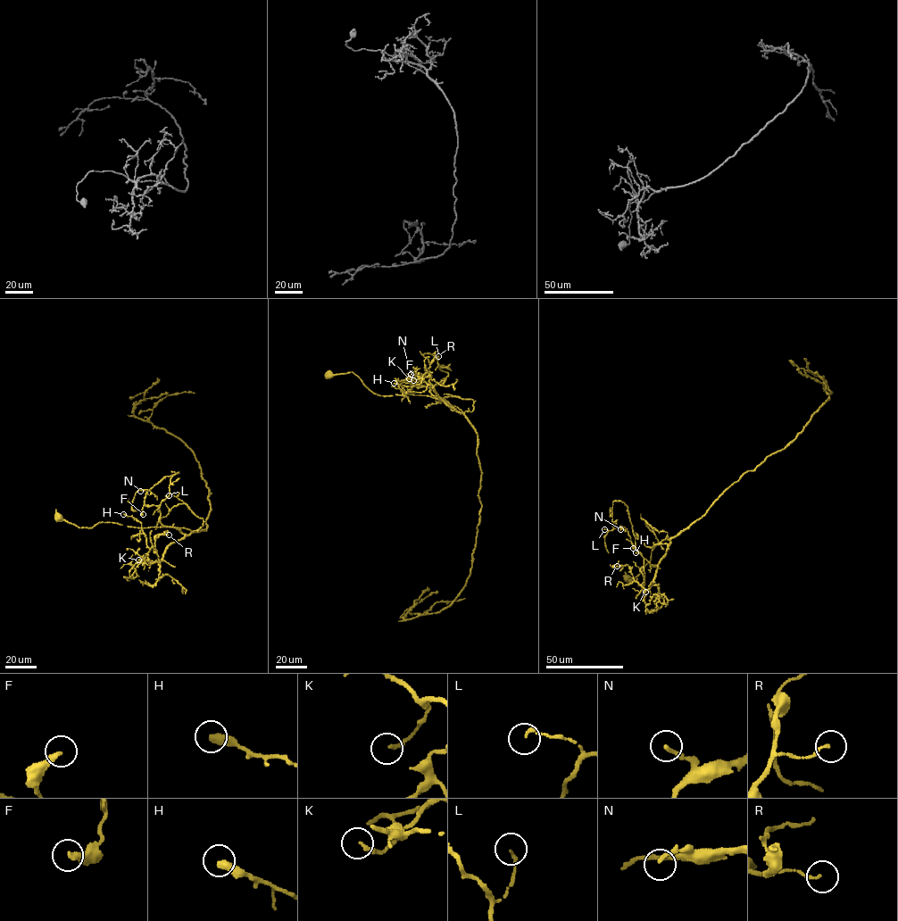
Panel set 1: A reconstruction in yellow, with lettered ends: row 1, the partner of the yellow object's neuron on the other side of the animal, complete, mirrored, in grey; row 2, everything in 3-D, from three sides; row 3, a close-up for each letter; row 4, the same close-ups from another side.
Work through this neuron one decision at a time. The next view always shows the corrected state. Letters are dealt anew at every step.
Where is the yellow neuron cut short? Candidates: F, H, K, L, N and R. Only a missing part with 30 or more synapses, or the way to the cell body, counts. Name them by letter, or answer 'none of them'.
none of them

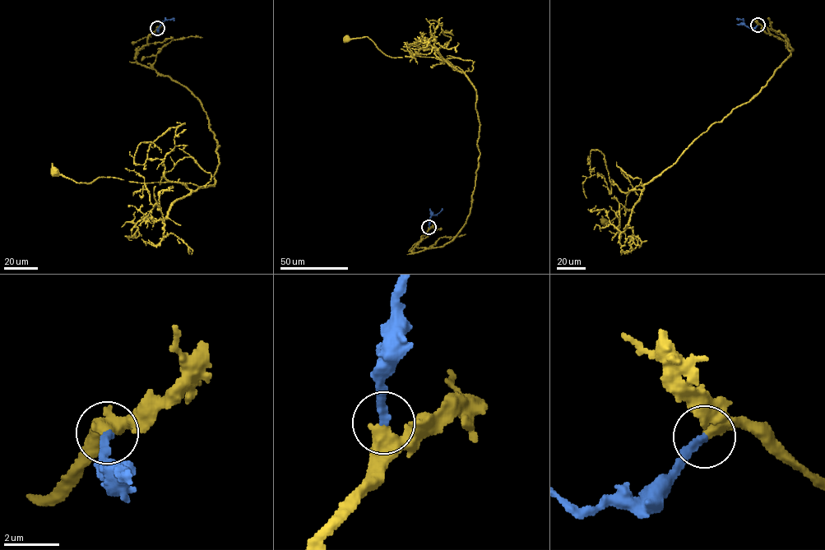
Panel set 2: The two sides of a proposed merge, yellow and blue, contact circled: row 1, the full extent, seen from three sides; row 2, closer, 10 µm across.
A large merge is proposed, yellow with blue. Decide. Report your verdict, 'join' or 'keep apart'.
join

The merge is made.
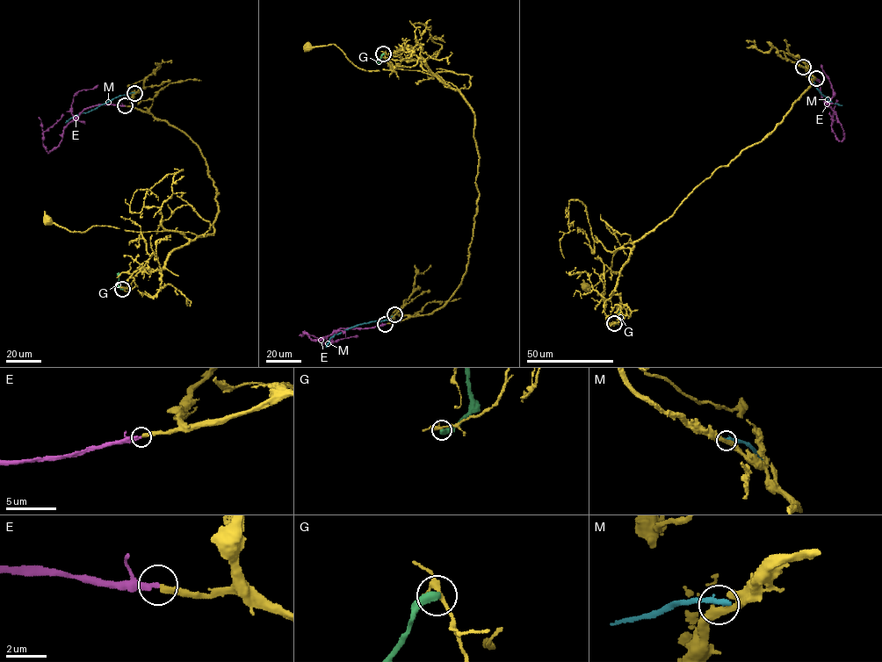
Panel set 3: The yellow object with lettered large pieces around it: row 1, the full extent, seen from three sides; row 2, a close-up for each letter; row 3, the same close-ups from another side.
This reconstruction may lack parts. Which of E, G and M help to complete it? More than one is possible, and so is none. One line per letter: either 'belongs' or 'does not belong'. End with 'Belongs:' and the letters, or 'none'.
E: belongs
G: does not belong
M: does not belong
Belongs: E

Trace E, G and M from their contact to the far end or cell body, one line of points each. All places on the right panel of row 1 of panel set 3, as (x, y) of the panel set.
E: (816, 78), (820, 82), (821, 97), (835, 113), (843, 130), (844, 138), (840, 141), (832, 125), (835, 100)
G: (614, 324), (619, 320), (617, 309)
M: (803, 67), (808, 68), (820, 92), (833, 103), (842, 105)

